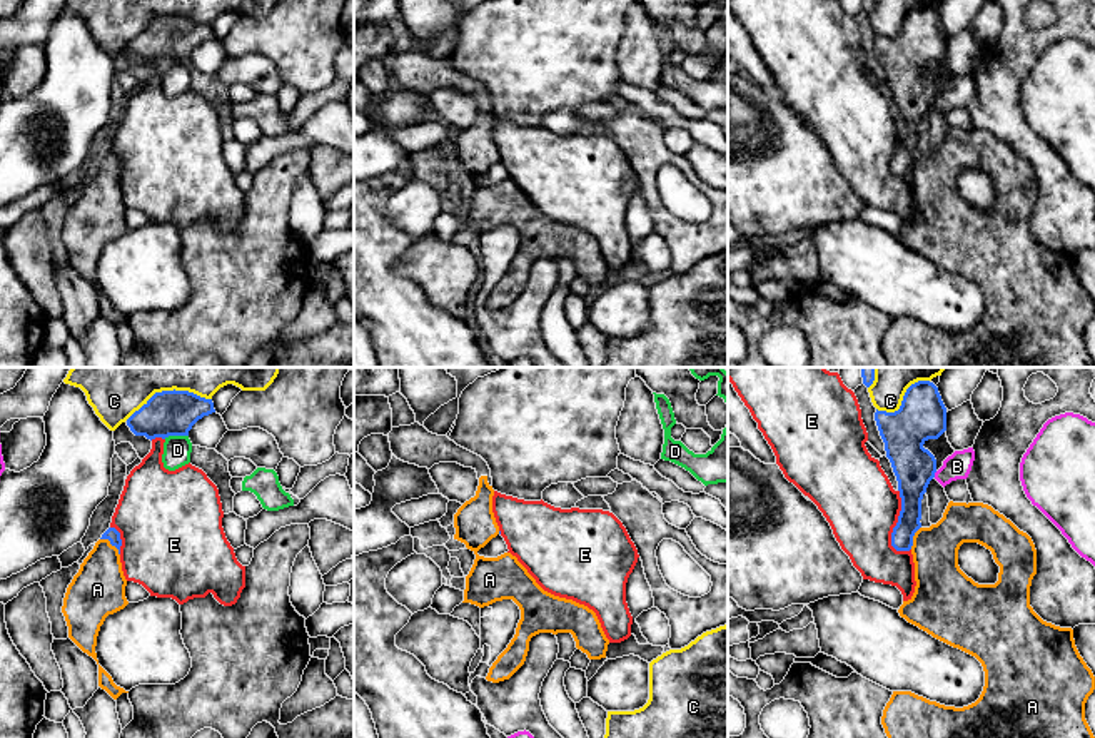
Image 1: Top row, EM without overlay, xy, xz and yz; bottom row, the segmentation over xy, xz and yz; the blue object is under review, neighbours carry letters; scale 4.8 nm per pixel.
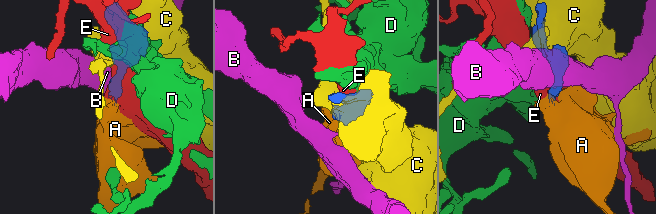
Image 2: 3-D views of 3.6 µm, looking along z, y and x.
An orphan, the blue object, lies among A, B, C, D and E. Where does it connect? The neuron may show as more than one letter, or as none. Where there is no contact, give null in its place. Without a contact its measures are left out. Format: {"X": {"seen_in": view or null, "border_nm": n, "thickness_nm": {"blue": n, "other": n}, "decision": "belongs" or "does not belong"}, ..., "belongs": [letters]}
{"A": {"seen_in": "xy", "border_nm": 130, "thickness_nm": {"blue": 70, "other": 260}, "decision": "belongs"}, "B": {"seen_in": "yz", "border_nm": 40, "thickness_nm": {"blue": 220, "other": 130}, "decision": "does not belong"}, "C": {"seen_in": "xy", "border_nm": 420, "thickness_nm": {"blue": 220, "other": 220}, "decision": "does not belong"}, "D": {"seen_in": "xy", "border_nm": 120, "thickness_nm": {"blue": 220, "other": 130}, "decision": "does not belong"}, "E": {"seen_in": "yz", "border_nm": 300, "thickness_nm": {"blue": 160, "other": 360}, "decision": "does not belong"}, "belongs": ["A"]}

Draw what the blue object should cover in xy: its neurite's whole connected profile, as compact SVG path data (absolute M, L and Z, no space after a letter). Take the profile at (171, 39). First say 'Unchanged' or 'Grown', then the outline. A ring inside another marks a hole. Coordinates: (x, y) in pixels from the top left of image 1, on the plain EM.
Unchanged. M162 17L135 37L127 45L127 52L135 62L145 62L150 67L189 62L192 52L212 38L215 38L212 25L189 17Z

